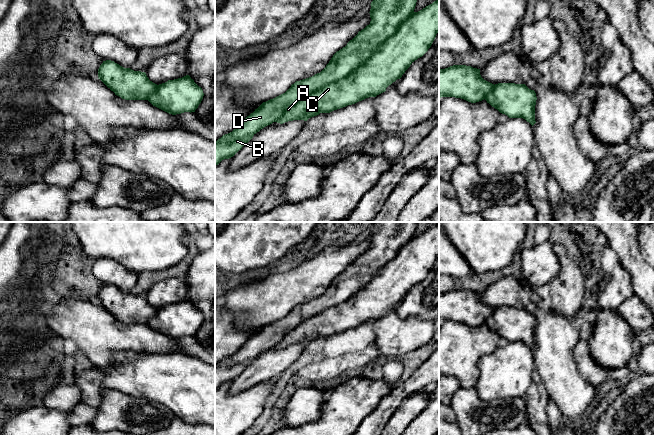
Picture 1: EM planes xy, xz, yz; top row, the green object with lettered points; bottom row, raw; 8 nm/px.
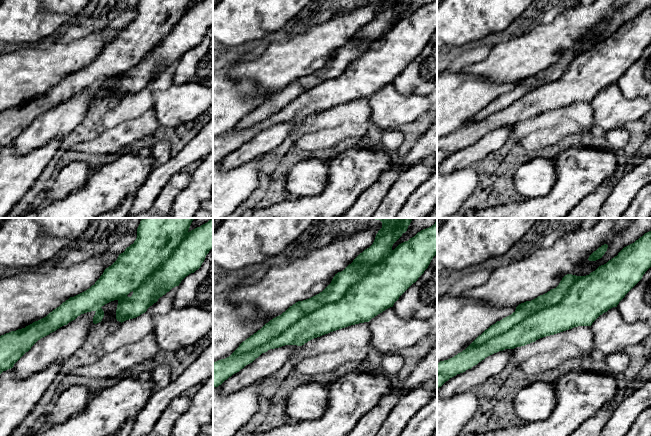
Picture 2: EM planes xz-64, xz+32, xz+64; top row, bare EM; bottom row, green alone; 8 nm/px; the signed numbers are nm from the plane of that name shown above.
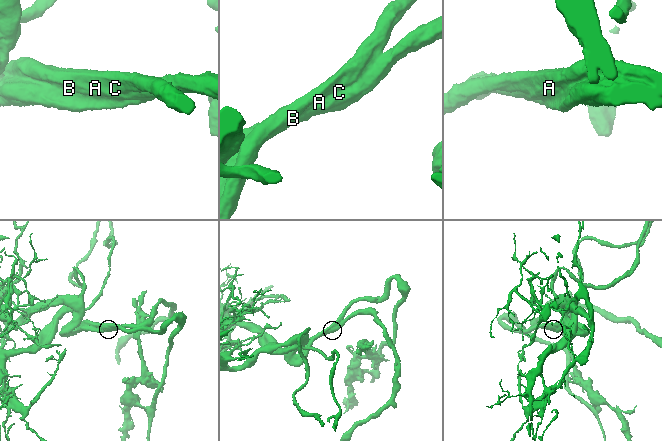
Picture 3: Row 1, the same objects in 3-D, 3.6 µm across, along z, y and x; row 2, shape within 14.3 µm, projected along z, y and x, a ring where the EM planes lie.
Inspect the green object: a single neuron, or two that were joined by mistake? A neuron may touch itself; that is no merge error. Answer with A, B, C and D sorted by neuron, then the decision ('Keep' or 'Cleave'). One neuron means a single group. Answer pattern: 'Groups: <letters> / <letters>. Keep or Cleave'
Groups: A D / B C. Cleave

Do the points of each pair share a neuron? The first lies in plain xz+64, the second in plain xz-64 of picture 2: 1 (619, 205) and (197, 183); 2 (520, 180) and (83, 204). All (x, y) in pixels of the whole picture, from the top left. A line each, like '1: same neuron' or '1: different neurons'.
1: different neurons
2: different neurons

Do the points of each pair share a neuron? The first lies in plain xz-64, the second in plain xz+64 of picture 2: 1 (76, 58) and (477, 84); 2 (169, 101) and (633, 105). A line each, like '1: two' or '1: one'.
1: two
2: one

